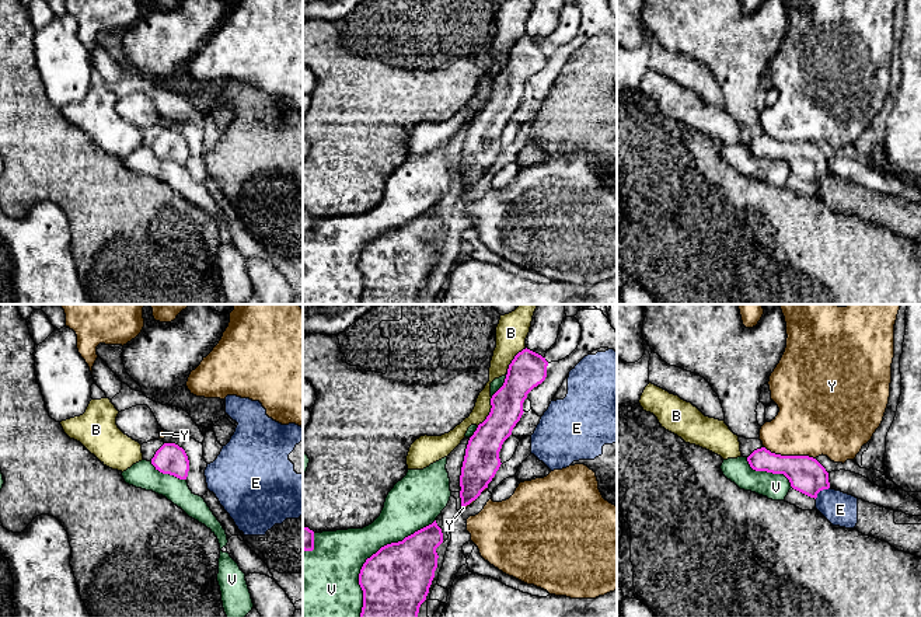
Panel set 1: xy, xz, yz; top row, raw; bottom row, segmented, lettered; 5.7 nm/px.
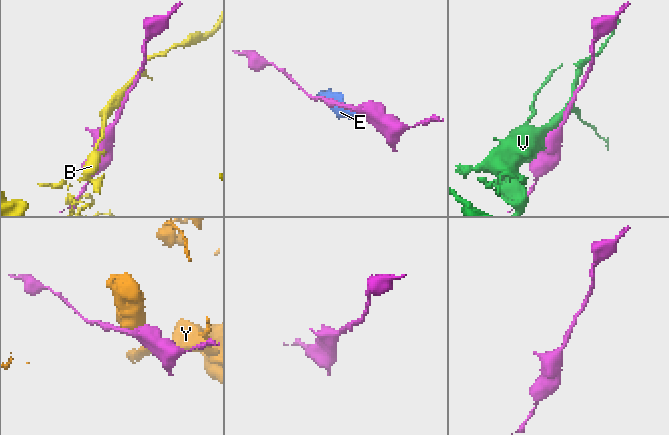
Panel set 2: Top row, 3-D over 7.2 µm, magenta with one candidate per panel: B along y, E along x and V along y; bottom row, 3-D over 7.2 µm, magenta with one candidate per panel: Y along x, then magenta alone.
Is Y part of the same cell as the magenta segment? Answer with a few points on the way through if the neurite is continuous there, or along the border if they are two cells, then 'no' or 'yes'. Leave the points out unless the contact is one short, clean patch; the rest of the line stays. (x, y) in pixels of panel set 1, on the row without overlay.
no

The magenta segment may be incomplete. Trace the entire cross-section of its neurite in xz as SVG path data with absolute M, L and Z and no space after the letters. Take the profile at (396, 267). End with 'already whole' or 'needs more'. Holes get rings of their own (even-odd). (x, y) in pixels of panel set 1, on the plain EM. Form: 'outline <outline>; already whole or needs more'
outline M436 206L405 223L402 227L381 233L366 245L359 259L363 276L360 304L418 304L419 293L426 286L437 254L436 234L443 229Z; already whole

